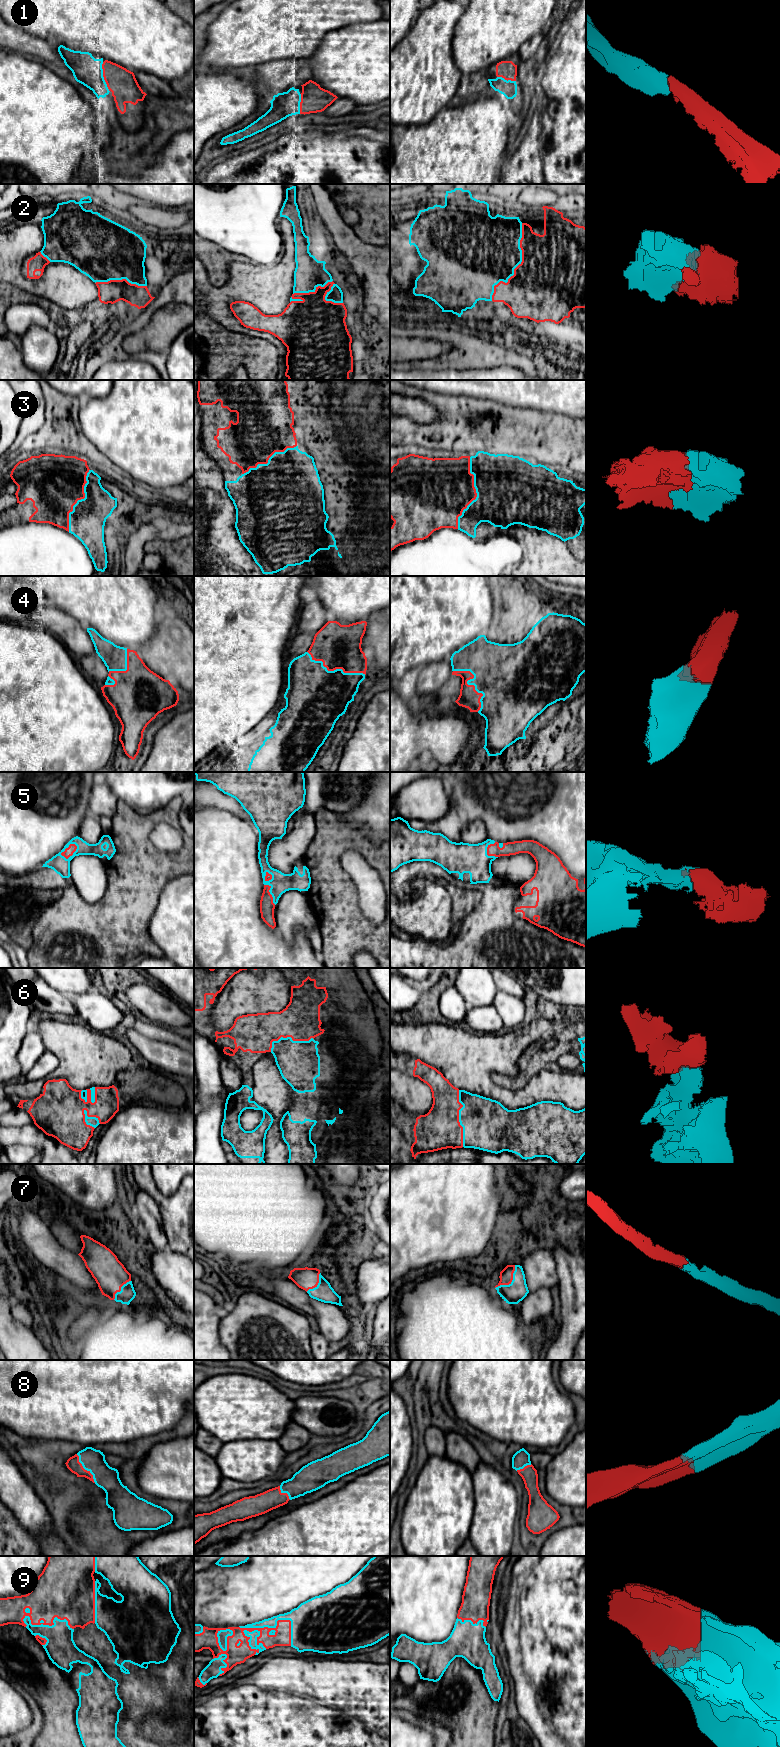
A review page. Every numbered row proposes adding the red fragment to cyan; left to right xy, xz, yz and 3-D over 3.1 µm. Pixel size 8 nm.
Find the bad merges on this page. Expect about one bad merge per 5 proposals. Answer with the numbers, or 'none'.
none

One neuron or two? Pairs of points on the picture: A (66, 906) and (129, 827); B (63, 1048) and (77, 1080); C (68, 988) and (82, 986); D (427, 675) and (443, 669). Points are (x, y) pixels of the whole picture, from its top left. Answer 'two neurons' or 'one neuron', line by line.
A: one neuron
B: one neuron
C: one neuron
D: one neuron

